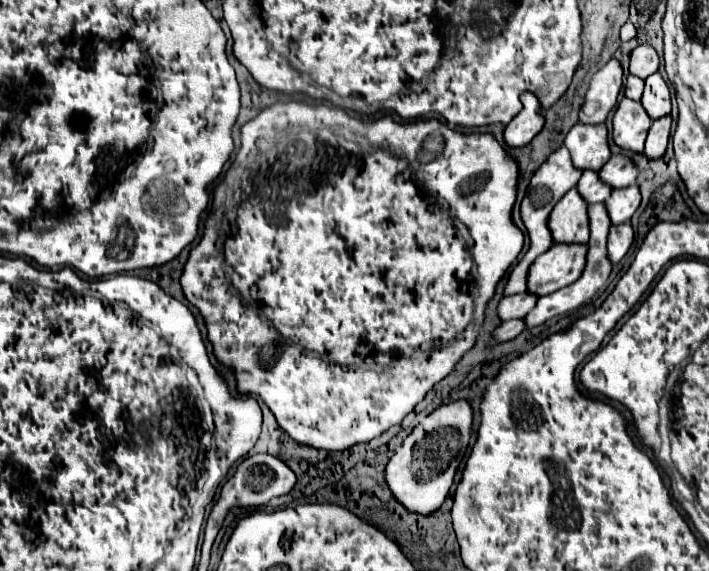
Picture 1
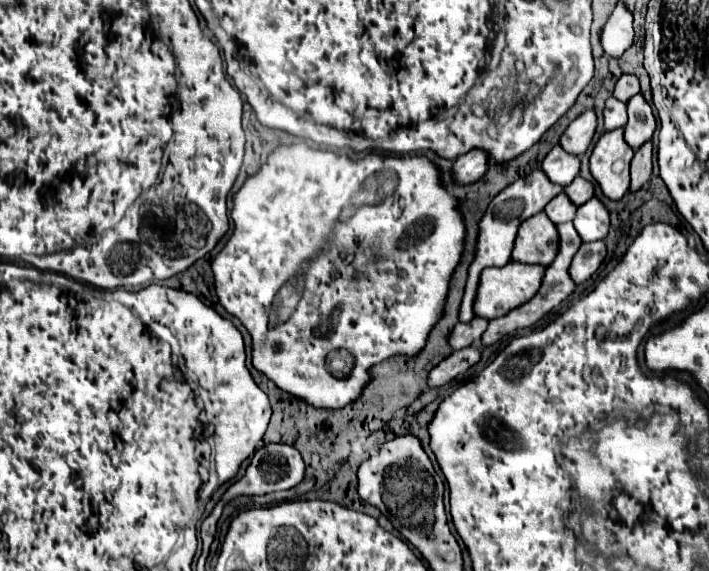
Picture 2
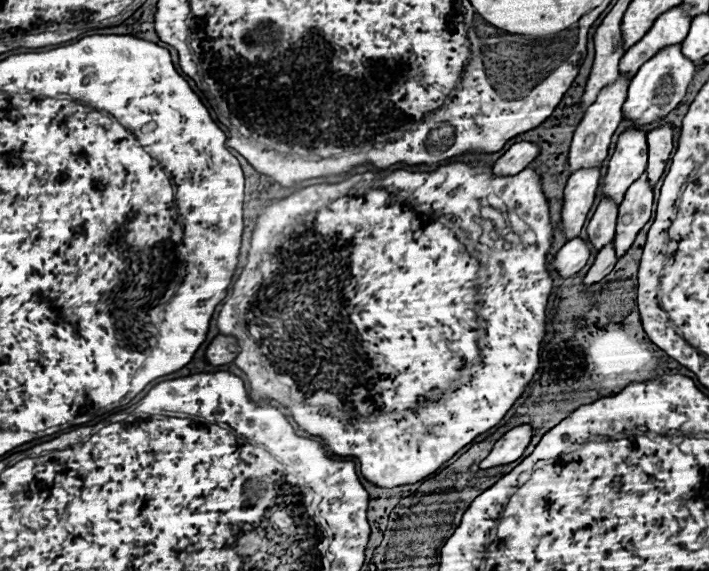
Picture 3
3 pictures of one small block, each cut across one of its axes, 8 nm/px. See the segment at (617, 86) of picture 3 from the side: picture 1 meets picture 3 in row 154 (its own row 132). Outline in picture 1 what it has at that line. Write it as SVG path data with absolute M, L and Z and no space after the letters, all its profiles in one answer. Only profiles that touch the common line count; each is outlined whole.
M576 124L568 132L564 146L570 150L572 164L578 170L598 172L610 158L608 132L604 124Z

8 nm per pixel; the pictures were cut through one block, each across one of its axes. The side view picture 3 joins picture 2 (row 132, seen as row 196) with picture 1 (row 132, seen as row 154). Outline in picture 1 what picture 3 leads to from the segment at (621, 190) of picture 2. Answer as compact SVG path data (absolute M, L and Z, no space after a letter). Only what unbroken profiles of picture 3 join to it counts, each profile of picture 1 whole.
M624 98L618 104L618 110L612 120L612 140L622 150L642 154L650 124L652 120L650 116L646 116L646 110L642 108L642 104Z

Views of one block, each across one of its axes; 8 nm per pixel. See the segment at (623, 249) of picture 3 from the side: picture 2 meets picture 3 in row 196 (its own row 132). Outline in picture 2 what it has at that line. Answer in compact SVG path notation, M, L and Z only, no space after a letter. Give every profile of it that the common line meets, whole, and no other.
M642 94L628 100L628 124L624 126L624 140L632 150L638 150L654 134L656 120L652 108L646 104Z

